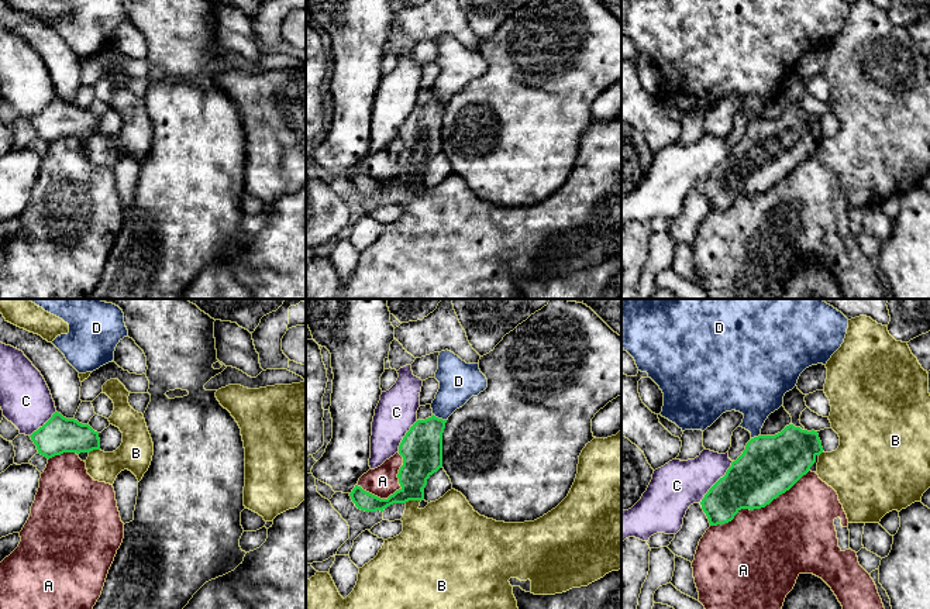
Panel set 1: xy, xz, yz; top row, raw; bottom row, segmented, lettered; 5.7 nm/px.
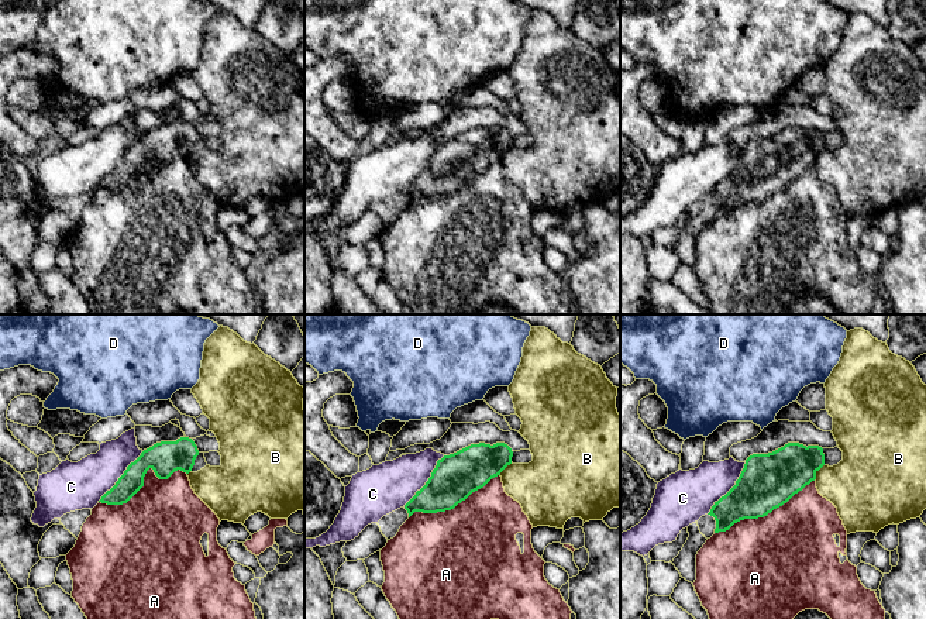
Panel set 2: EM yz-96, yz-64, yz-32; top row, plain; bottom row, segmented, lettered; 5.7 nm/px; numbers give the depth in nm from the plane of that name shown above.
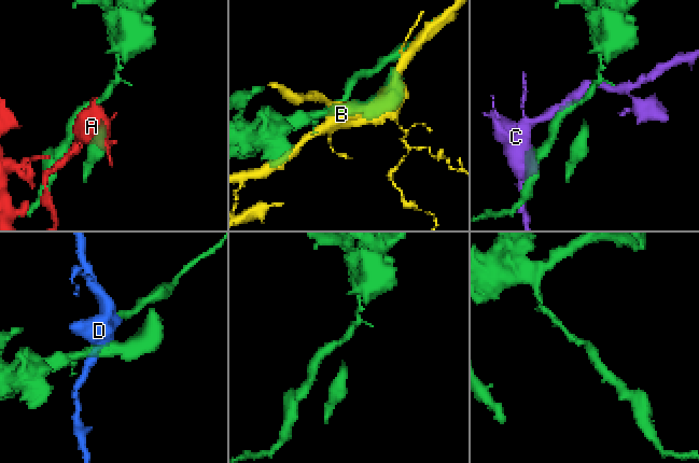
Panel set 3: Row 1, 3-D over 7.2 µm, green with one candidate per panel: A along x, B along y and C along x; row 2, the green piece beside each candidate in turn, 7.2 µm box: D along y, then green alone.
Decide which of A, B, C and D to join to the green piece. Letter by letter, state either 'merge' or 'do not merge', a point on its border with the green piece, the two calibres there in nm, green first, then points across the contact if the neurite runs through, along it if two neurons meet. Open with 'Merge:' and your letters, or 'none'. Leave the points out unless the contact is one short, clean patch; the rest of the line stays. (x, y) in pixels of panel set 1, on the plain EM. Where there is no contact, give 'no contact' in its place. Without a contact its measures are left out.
Merge: none
A: do not merge | yz (760, 192) | 340/480 nm
B: do not merge | xz (412, 183) | 220/360 nm
C: do not merge | yz (716, 167) | 320/280 nm
D: do not merge | xz (440, 103) | 240/220 nm

